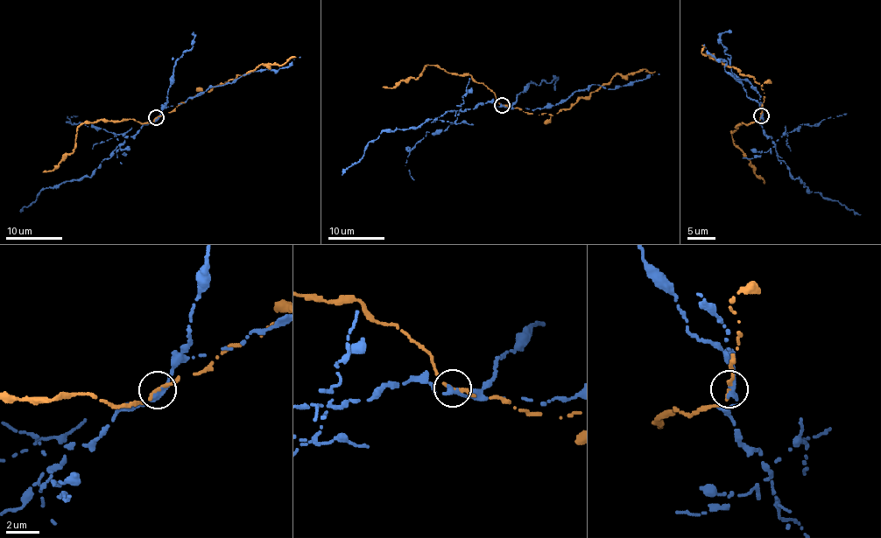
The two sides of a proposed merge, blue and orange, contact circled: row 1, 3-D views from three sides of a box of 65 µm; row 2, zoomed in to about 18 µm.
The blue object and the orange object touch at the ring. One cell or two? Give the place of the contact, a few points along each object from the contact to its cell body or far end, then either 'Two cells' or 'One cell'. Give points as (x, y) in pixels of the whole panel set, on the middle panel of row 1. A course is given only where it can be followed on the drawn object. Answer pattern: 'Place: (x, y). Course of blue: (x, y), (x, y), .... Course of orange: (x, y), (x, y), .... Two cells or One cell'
Place: (502, 105). Course of blue: (502, 105), (482, 102), (461, 111), (452, 110), (424, 123), (382, 131), (368, 143), (361, 158), (341, 175). Course of orange: (502, 105), (529, 114), (553, 115), (563, 108), (569, 109), (581, 98), (586, 98), (617, 73), (654, 71). Two cells

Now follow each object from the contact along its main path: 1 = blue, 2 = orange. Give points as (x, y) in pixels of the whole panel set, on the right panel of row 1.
1: (761, 117), (763, 131), (771, 137), (776, 156), (795, 179), (804, 183), (810, 192), (820, 193), (860, 214)
2: (761, 115), (764, 97), (763, 85), (710, 57), (709, 54), (703, 54), (701, 45)

